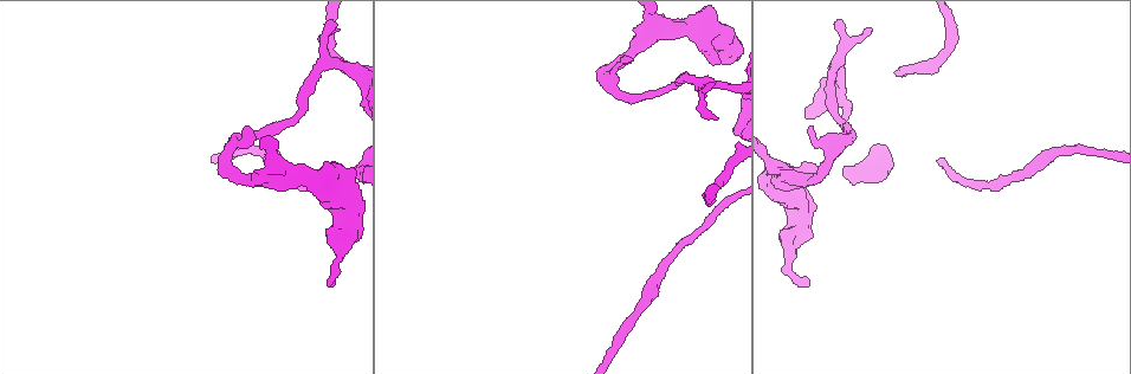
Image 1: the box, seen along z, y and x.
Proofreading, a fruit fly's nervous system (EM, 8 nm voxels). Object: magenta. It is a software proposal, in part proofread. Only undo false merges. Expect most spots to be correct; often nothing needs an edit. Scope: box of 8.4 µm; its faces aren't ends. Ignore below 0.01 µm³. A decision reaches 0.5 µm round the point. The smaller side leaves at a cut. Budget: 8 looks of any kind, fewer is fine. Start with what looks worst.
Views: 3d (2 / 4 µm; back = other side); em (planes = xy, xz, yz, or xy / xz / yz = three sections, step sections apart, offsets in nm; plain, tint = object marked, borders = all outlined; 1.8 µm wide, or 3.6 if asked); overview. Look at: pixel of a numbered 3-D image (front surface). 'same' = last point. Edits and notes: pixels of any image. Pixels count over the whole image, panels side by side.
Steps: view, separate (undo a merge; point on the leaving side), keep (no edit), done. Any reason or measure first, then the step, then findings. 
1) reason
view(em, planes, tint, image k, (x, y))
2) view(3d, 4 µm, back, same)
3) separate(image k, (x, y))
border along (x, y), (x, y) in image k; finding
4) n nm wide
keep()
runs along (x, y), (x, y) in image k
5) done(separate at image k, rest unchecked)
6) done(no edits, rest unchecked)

a fork
view(em, planes, tint, image 1, (223, 159))

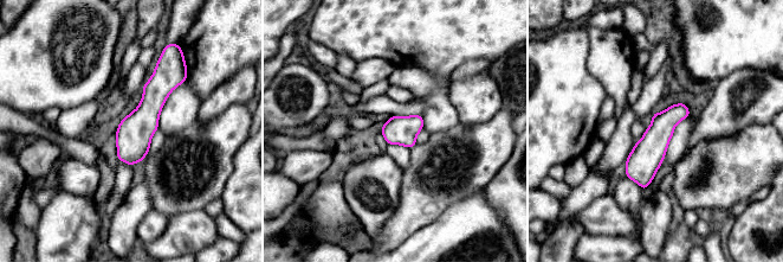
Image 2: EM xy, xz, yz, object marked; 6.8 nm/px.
keep()
runs along (167, 70), (121, 158) in image 2; one cell here

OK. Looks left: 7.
sharp bend
view(3d, 4 µm, back, image 1, (312, 178))

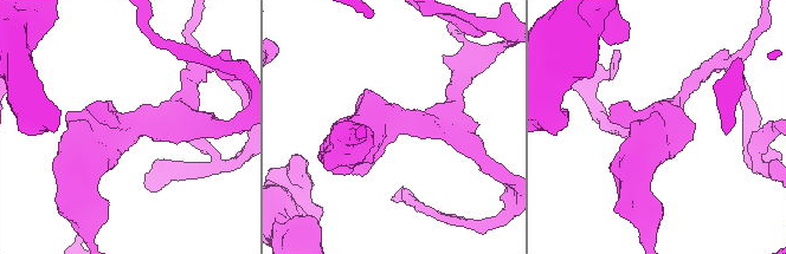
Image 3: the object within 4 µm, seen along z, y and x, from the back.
shape alone is not enough
view(em, 3.6 µm, xz, step 4, tint, image 3, (129, 124))

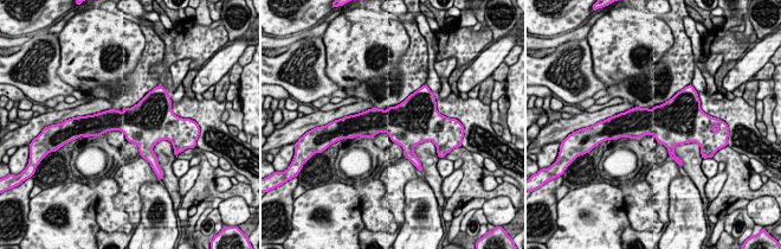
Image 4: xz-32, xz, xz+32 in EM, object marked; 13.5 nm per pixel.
view(em, 3.6 µm, planes, borders, same)

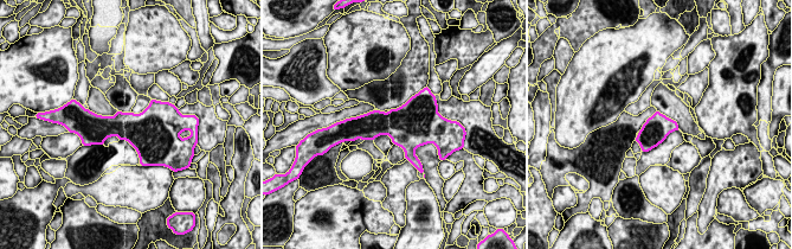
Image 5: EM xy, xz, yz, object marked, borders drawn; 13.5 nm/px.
360 nm wide
keep()
all the same cell

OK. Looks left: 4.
sudden change in width
view(em, planes, tint, image 1, (786, 261))

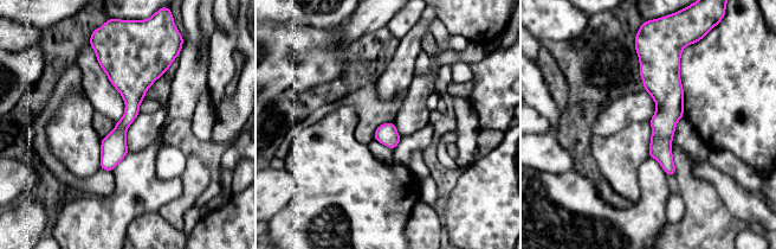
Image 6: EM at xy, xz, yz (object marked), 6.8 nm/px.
keep()
runs along (647, 53), (664, 84), (672, 171) in image 6; one cell here

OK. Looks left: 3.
done(no edits, rest unchecked)

